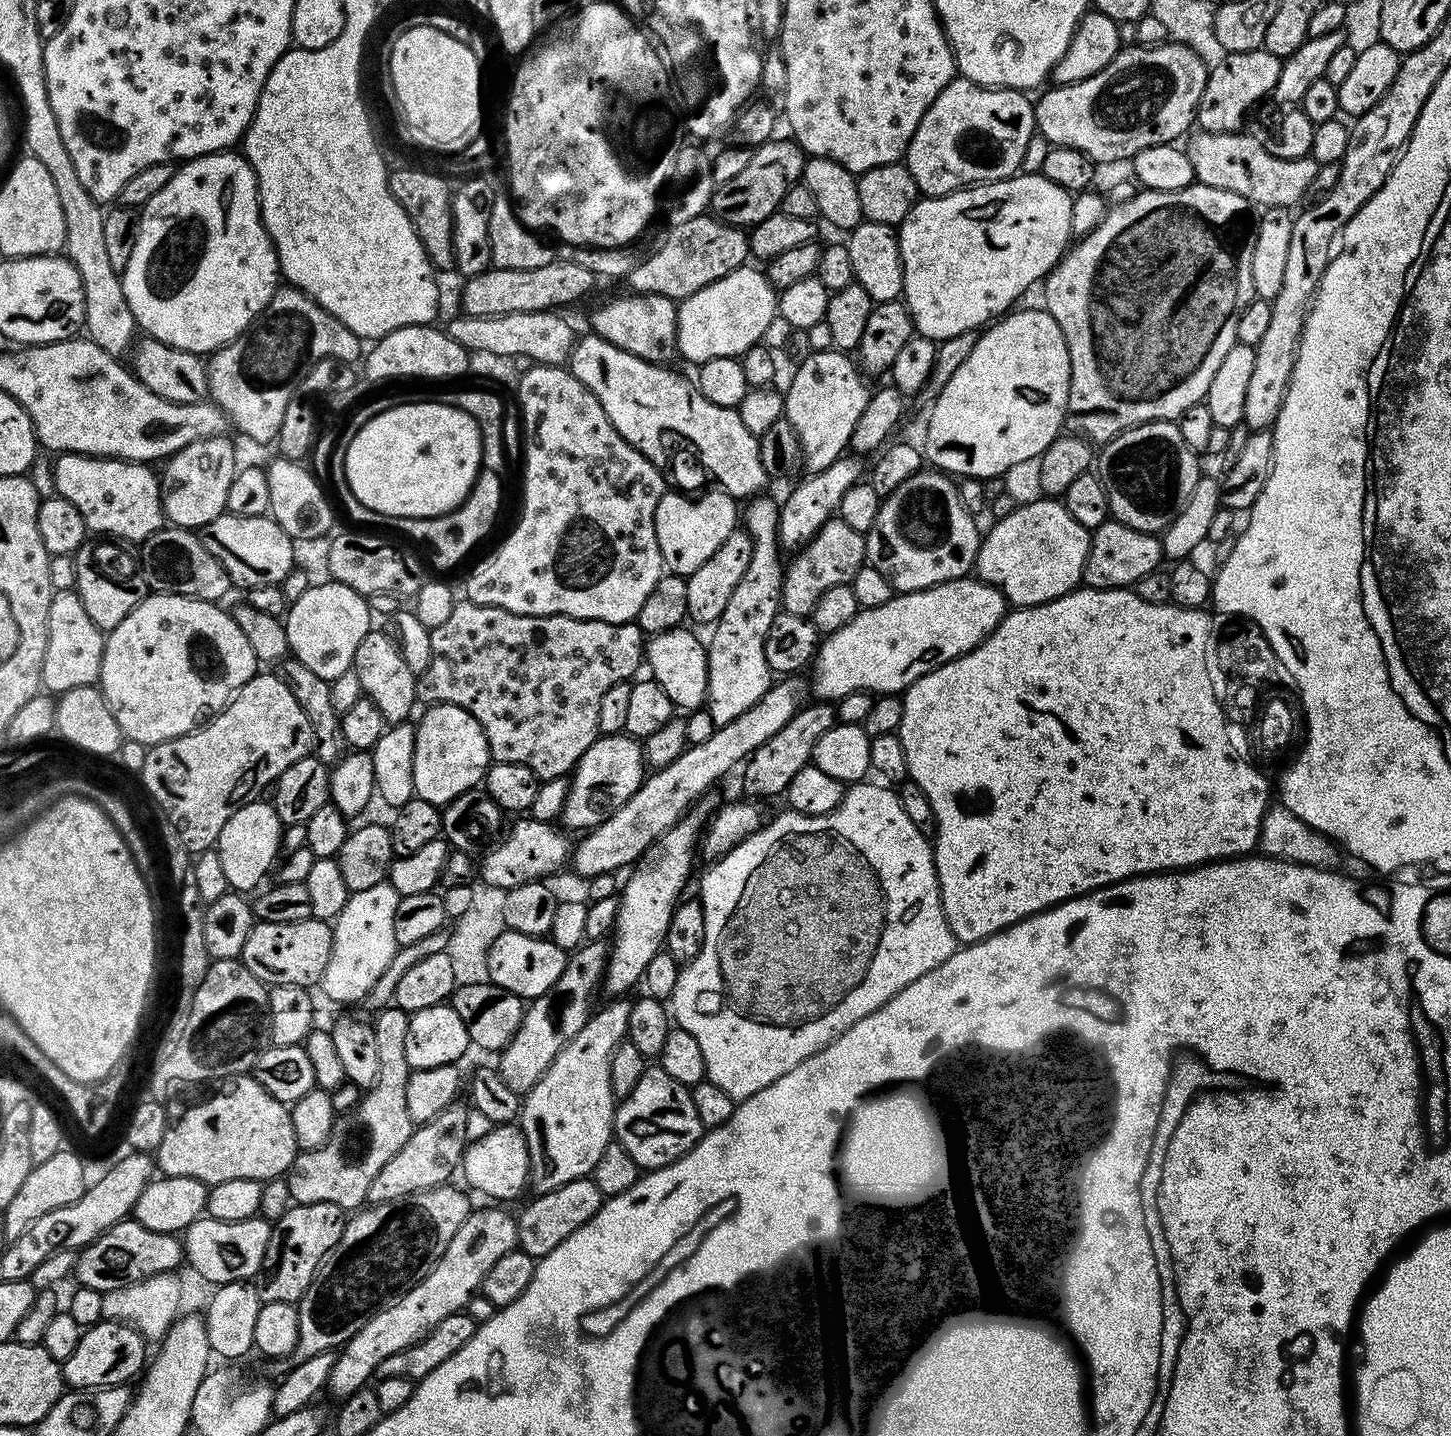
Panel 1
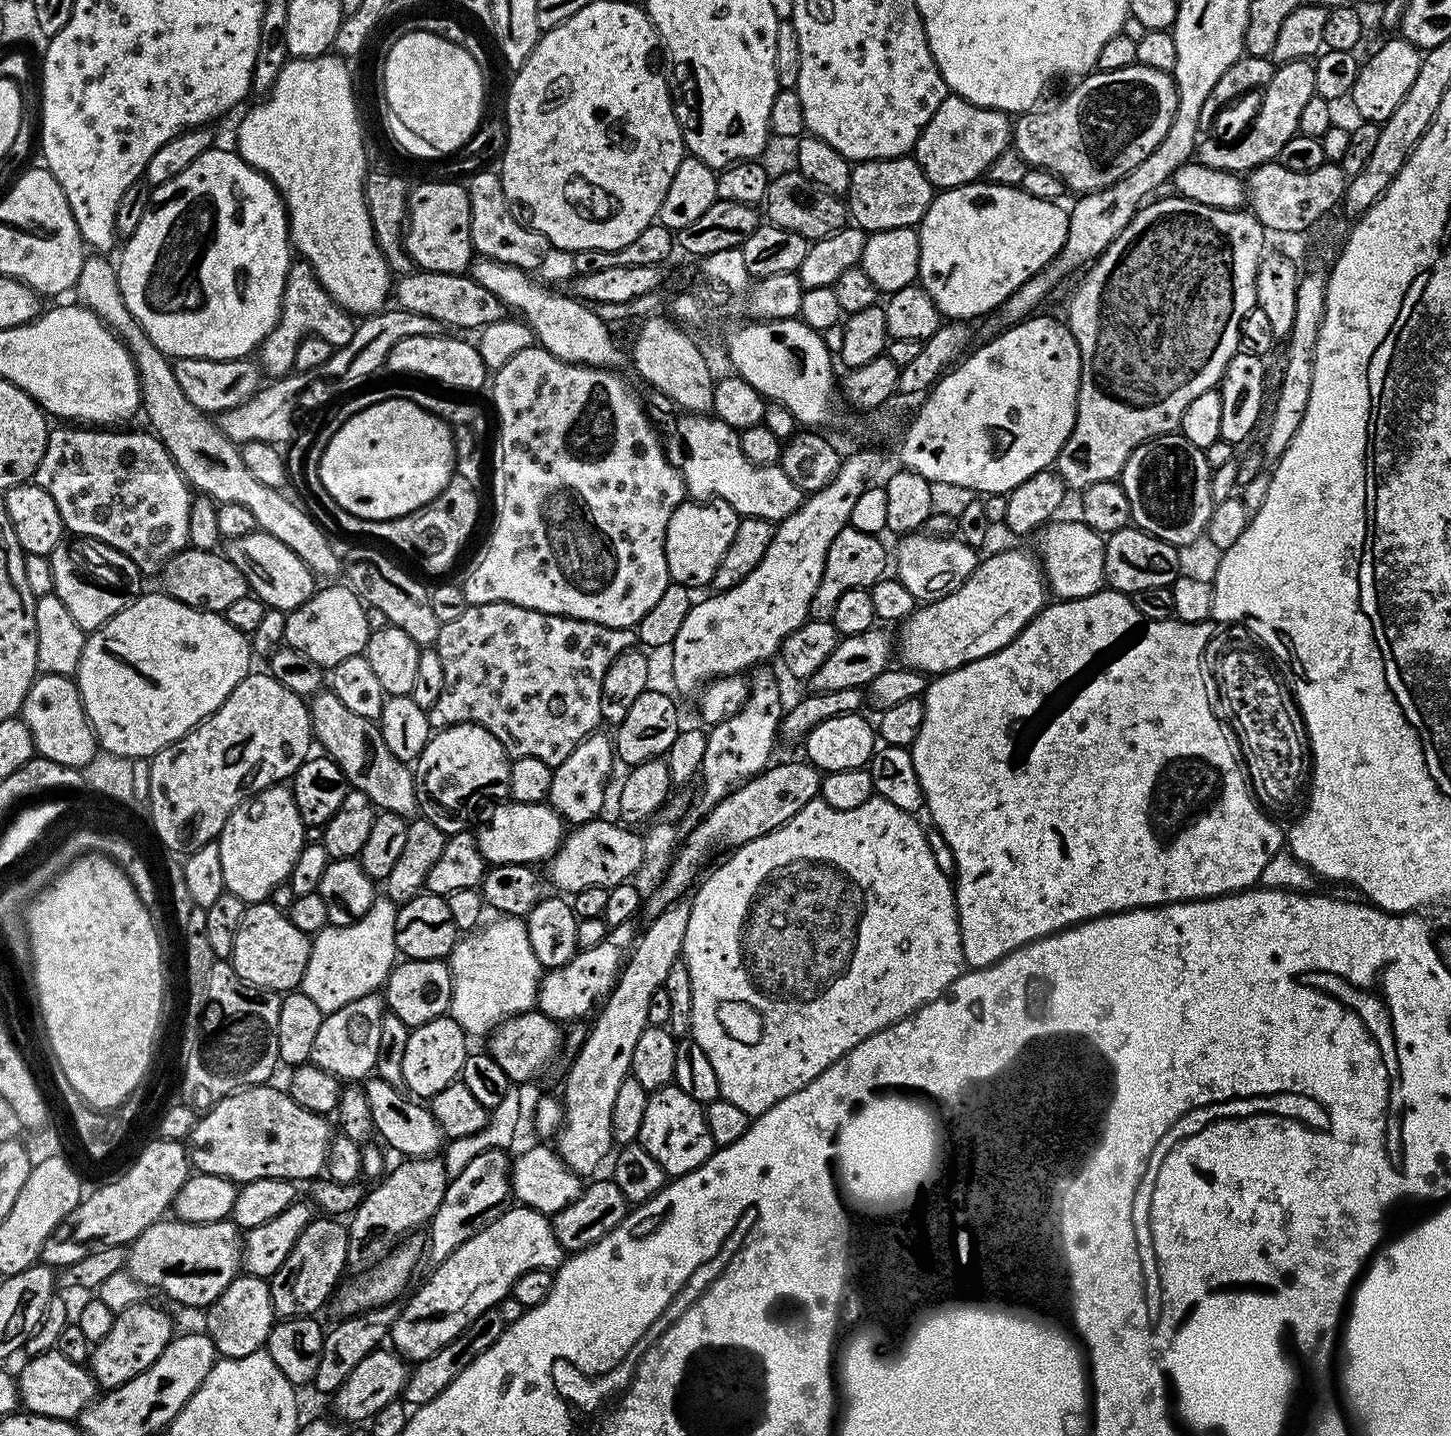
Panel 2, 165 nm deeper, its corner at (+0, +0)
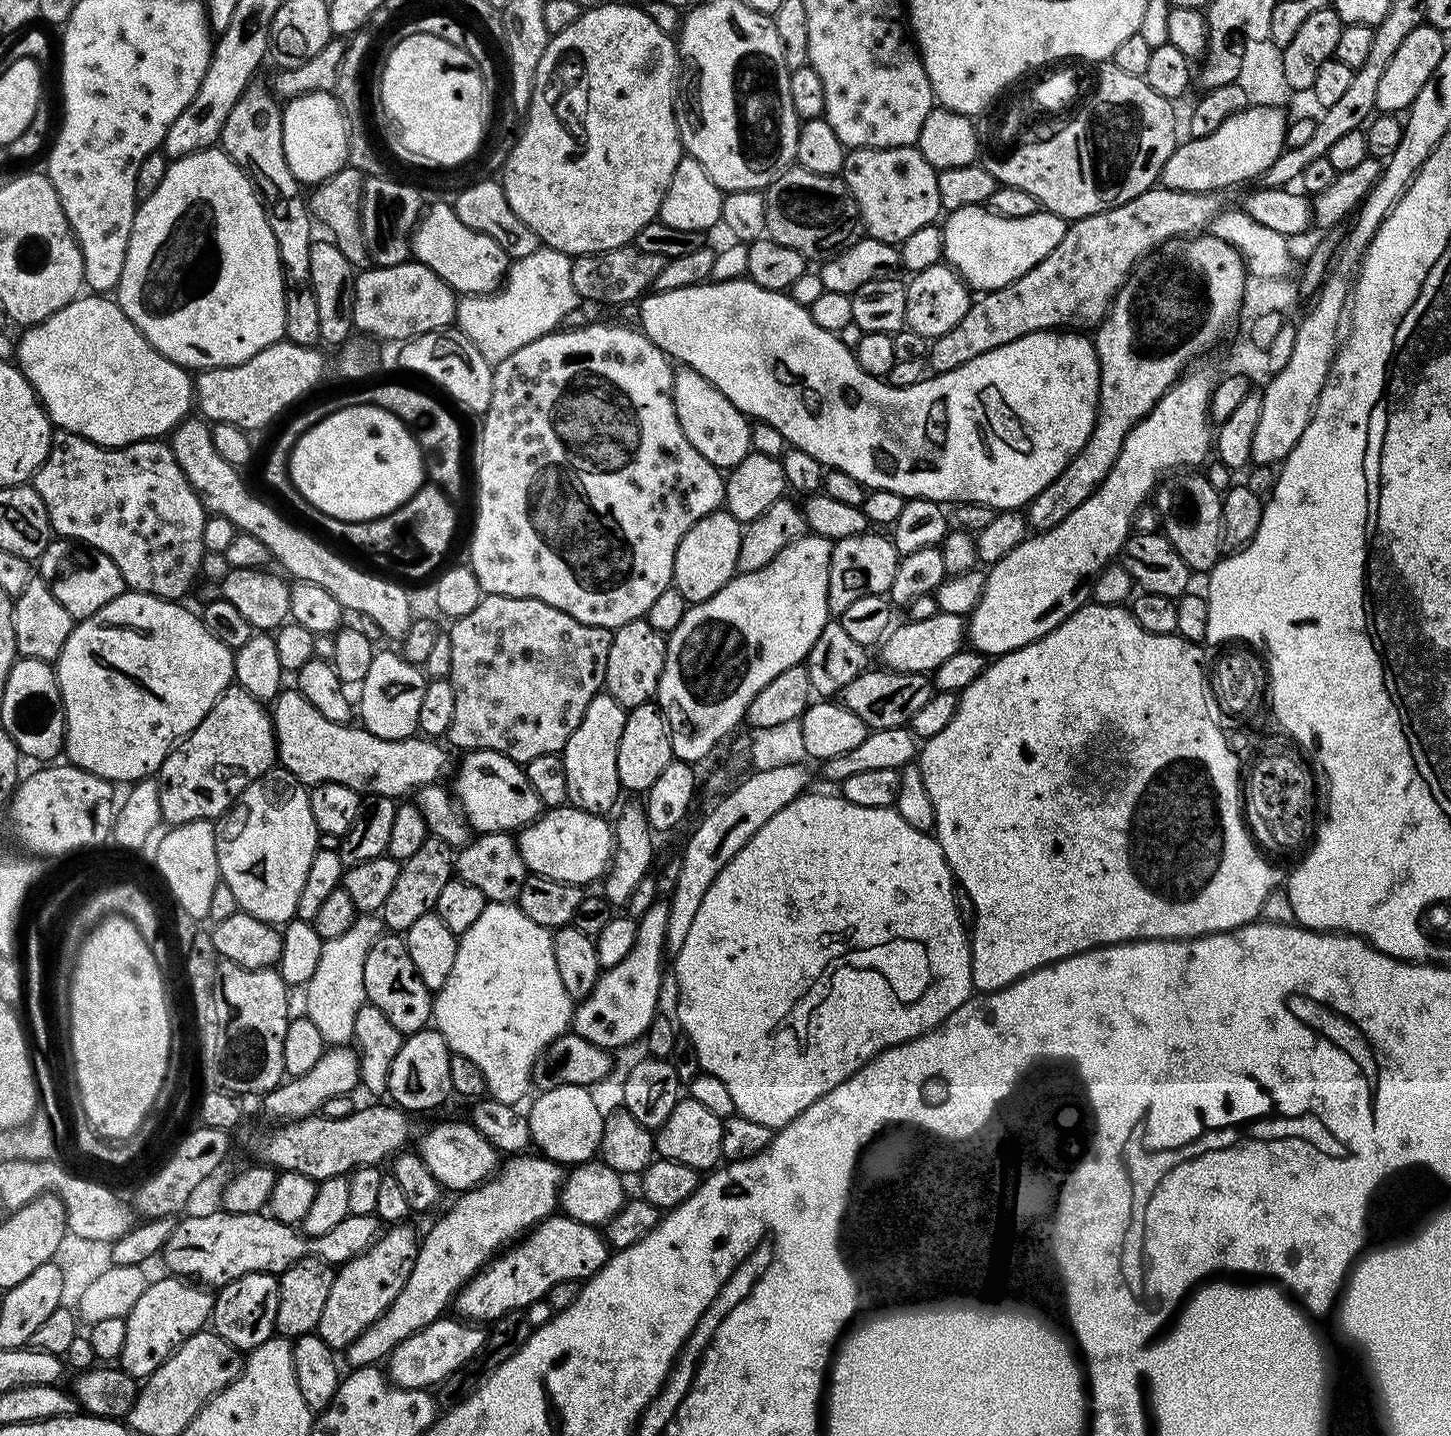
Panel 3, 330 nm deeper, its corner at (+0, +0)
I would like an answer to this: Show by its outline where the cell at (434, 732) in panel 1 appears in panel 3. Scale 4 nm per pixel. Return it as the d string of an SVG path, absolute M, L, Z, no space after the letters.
M468 750L461 756L464 757L456 768L456 777L450 783L450 788L473 833L512 834L540 817L540 799L538 794L534 794L534 786L530 786L521 765L494 750Z

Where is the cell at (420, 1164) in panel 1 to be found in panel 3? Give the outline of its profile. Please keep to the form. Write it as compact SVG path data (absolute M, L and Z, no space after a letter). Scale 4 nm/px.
M393 1223L366 1251L336 1268L336 1281L330 1286L326 1310L322 1310L315 1330L315 1335L320 1336L326 1346L346 1350L354 1338L369 1328L391 1306L394 1298L402 1294L406 1278L410 1278L410 1270L414 1270L418 1247L418 1232L416 1236L409 1224Z

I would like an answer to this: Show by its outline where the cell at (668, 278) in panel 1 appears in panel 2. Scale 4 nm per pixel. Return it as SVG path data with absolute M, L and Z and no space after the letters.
M414 270L409 276L401 276L394 284L394 300L397 305L414 314L426 314L442 326L452 328L476 328L483 330L487 324L505 319L504 303L486 286L482 286L470 274L442 274L441 272L422 272Z

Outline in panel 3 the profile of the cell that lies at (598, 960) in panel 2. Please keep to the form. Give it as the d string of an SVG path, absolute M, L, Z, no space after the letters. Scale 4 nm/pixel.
M657 902L646 910L636 925L634 946L622 962L600 973L594 990L585 1000L575 1005L571 1031L577 1036L594 1042L594 1046L617 1050L641 1039L652 1019L658 1015L660 983L664 980L664 956L666 957L667 903Z

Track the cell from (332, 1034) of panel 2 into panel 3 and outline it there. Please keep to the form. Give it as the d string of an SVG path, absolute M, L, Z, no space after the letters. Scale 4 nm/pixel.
M332 1046L324 1051L322 1058L306 1074L295 1078L288 1078L281 1083L279 1088L267 1093L263 1097L264 1112L273 1116L273 1121L305 1120L308 1116L319 1113L330 1098L347 1096L355 1093L355 1088L360 1084L360 1069L355 1047Z

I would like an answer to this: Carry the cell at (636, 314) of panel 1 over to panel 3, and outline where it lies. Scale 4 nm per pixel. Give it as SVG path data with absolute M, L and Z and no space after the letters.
M677 367L672 374L672 397L674 398L674 410L678 414L678 426L682 426L682 434L686 434L686 442L706 458L715 468L731 470L746 458L752 451L752 424L749 417L739 412L698 370Z

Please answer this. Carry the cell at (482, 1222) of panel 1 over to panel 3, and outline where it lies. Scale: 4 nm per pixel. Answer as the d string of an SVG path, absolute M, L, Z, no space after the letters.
M563 1214L547 1216L519 1242L503 1249L488 1261L454 1301L457 1317L468 1322L495 1322L507 1312L525 1310L535 1300L545 1299L555 1283L564 1279L581 1282L604 1267L610 1255L608 1241L593 1225Z

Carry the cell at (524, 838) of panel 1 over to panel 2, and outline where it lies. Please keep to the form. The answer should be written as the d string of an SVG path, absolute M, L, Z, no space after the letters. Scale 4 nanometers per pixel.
M597 818L590 823L577 825L565 835L559 850L547 863L547 881L564 894L575 894L590 886L602 886L611 889L629 881L640 868L645 855L645 839L633 829Z

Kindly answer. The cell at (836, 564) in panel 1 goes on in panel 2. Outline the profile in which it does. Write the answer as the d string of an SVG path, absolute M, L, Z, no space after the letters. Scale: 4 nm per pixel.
M851 526L843 528L830 542L830 550L826 554L826 566L822 570L822 582L818 582L818 590L814 590L814 602L810 602L809 617L814 620L831 620L834 606L838 606L838 598L846 594L846 590L870 589L874 582L885 579L890 568L890 552L884 549L880 536L862 534L862 530L854 530Z

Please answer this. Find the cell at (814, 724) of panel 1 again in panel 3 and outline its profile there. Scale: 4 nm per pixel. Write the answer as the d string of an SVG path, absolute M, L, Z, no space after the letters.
M883 666L865 670L846 686L842 693L842 703L850 709L870 730L878 728L902 728L911 725L914 714L921 706L930 702L934 685L923 672L894 672Z

